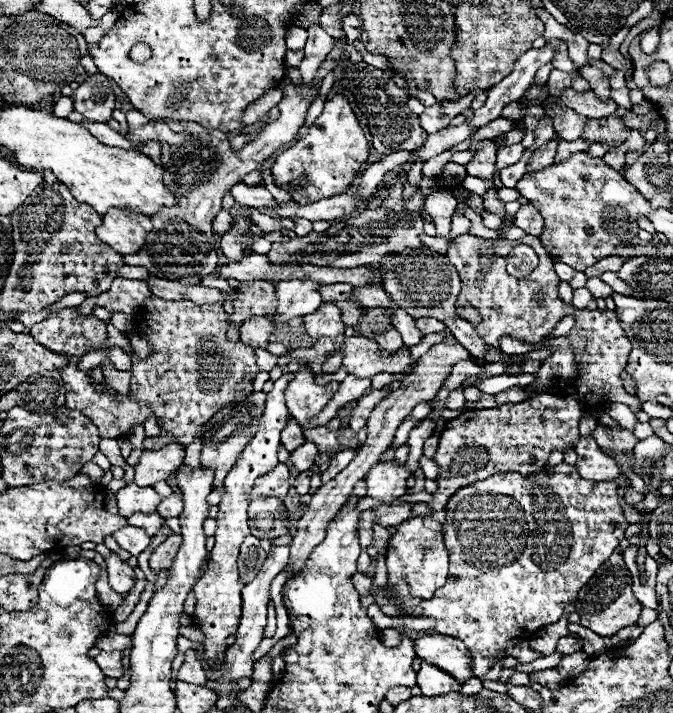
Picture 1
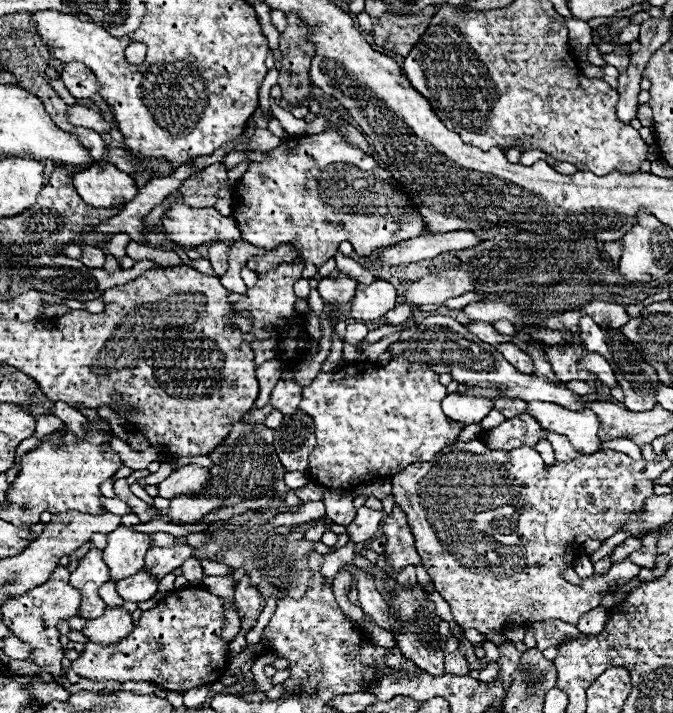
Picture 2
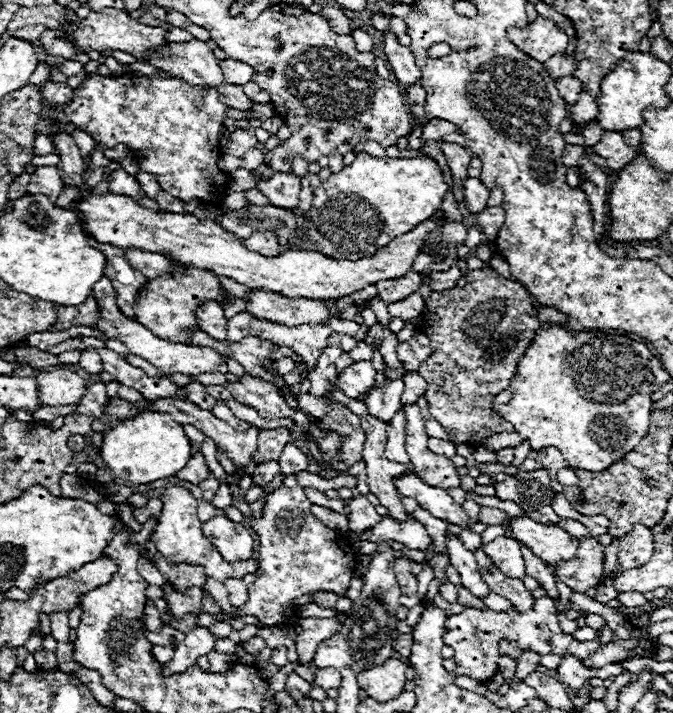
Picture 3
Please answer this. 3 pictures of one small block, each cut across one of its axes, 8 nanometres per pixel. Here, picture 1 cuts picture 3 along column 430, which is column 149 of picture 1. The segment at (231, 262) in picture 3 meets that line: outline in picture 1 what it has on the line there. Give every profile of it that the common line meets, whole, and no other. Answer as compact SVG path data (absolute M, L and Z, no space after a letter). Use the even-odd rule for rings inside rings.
M112 208L108 216L102 216L102 226L96 230L98 238L114 248L118 254L136 254L144 236L152 230L152 222L148 216L140 216L136 212L128 212L128 208Z

